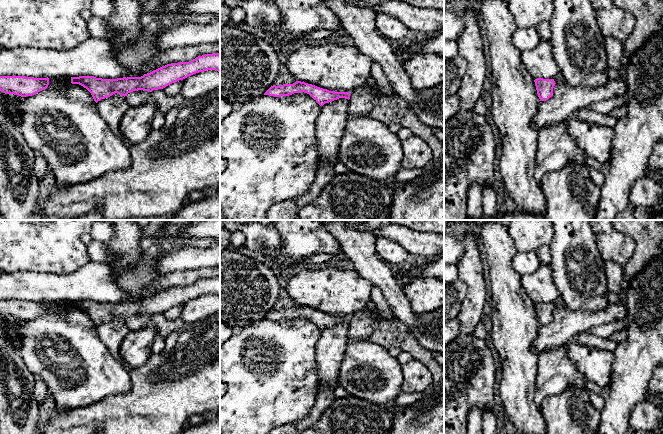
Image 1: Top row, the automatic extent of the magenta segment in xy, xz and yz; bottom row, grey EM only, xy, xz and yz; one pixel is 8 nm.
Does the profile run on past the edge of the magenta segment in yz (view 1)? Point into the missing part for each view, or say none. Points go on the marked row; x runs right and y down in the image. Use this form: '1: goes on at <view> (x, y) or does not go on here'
1: does not go on here

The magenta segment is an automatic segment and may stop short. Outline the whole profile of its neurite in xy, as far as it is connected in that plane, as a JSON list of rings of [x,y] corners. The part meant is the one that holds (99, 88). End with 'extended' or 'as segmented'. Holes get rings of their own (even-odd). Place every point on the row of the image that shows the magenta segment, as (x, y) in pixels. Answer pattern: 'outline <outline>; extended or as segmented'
outline [[[220,53],[198,56],[189,62],[167,64],[141,77],[102,79],[94,76],[79,76],[71,77],[71,83],[86,88],[97,103],[115,93],[125,97],[133,91],[152,92],[163,89],[188,76],[207,70],[220,72]]]; as segmented

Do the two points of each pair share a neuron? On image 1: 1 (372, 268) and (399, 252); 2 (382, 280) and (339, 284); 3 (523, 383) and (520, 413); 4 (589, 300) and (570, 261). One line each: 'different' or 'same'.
1: different
2: different
3: same
4: same

